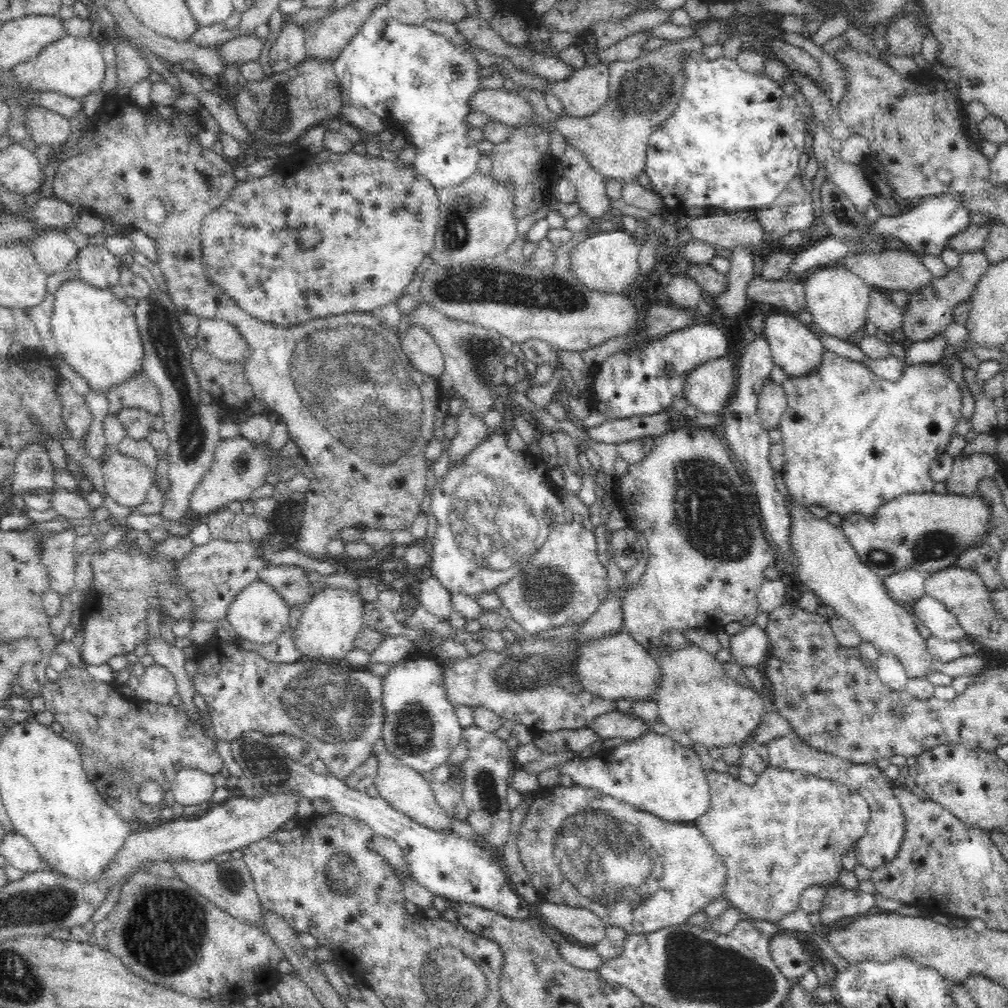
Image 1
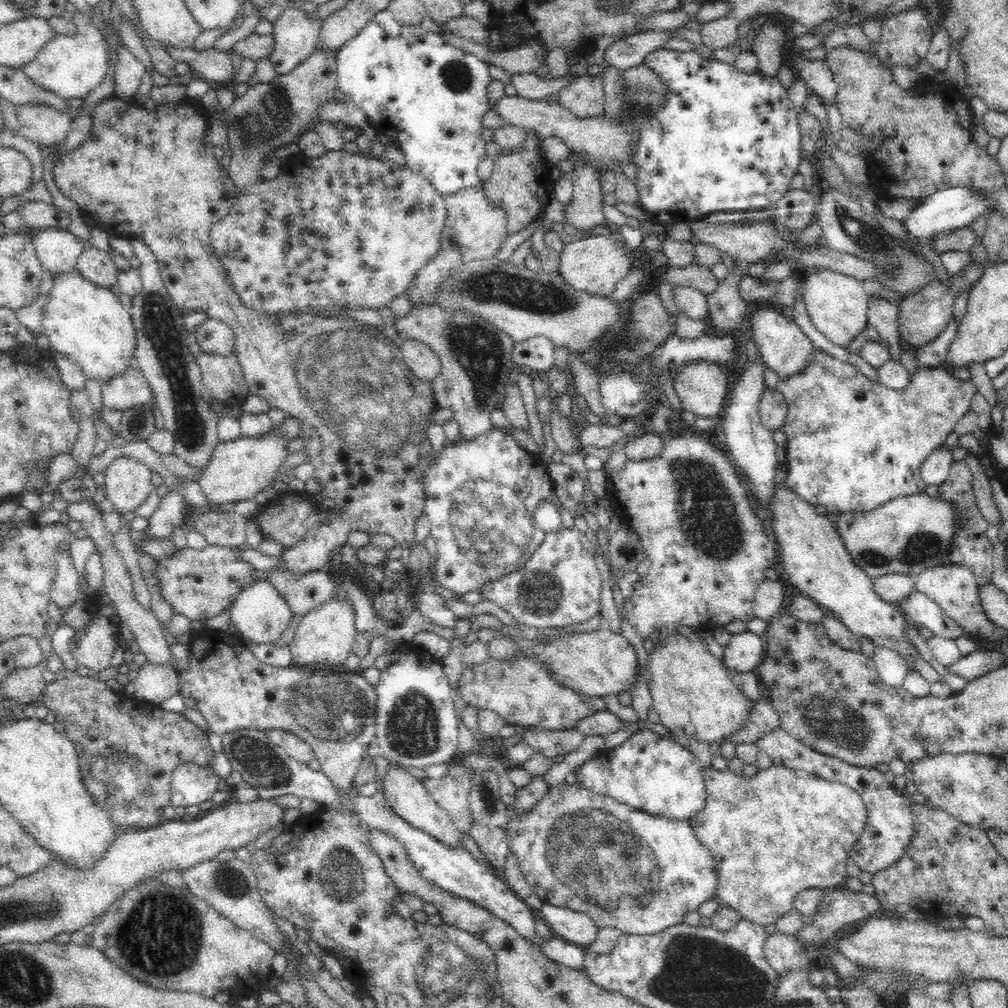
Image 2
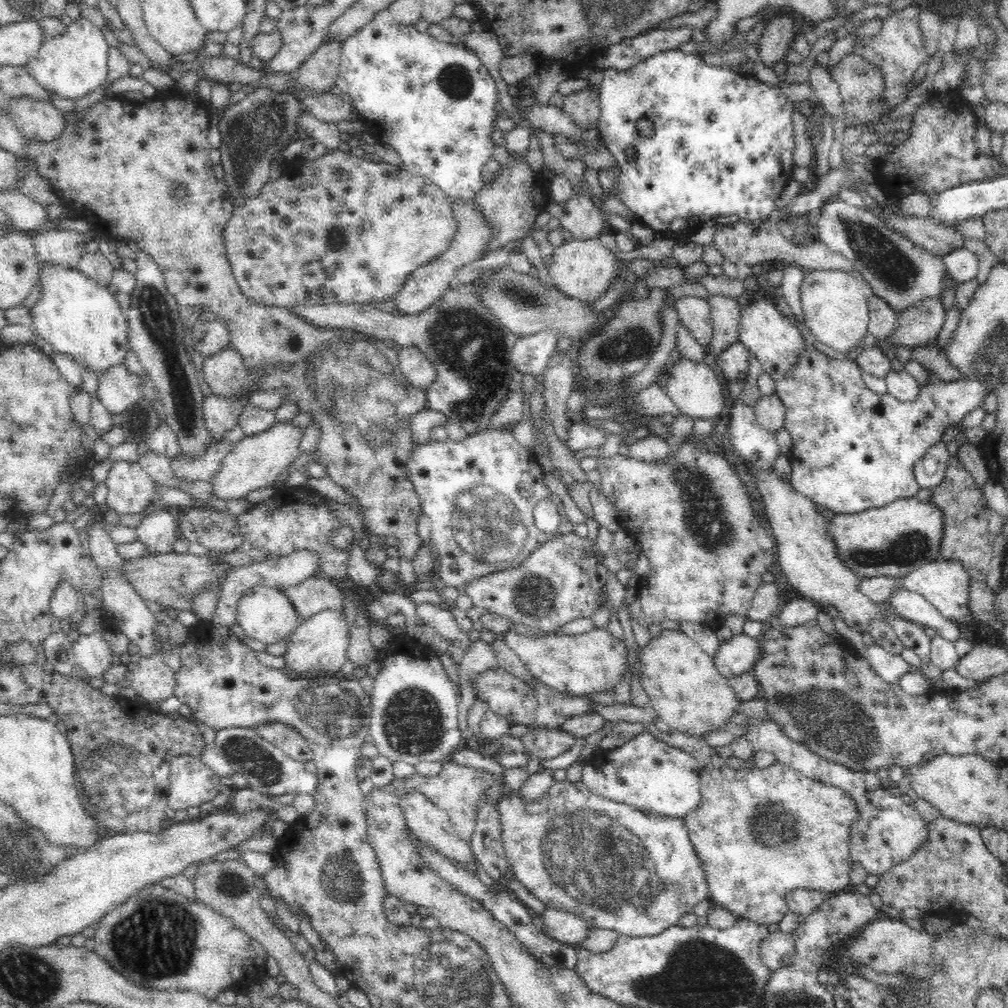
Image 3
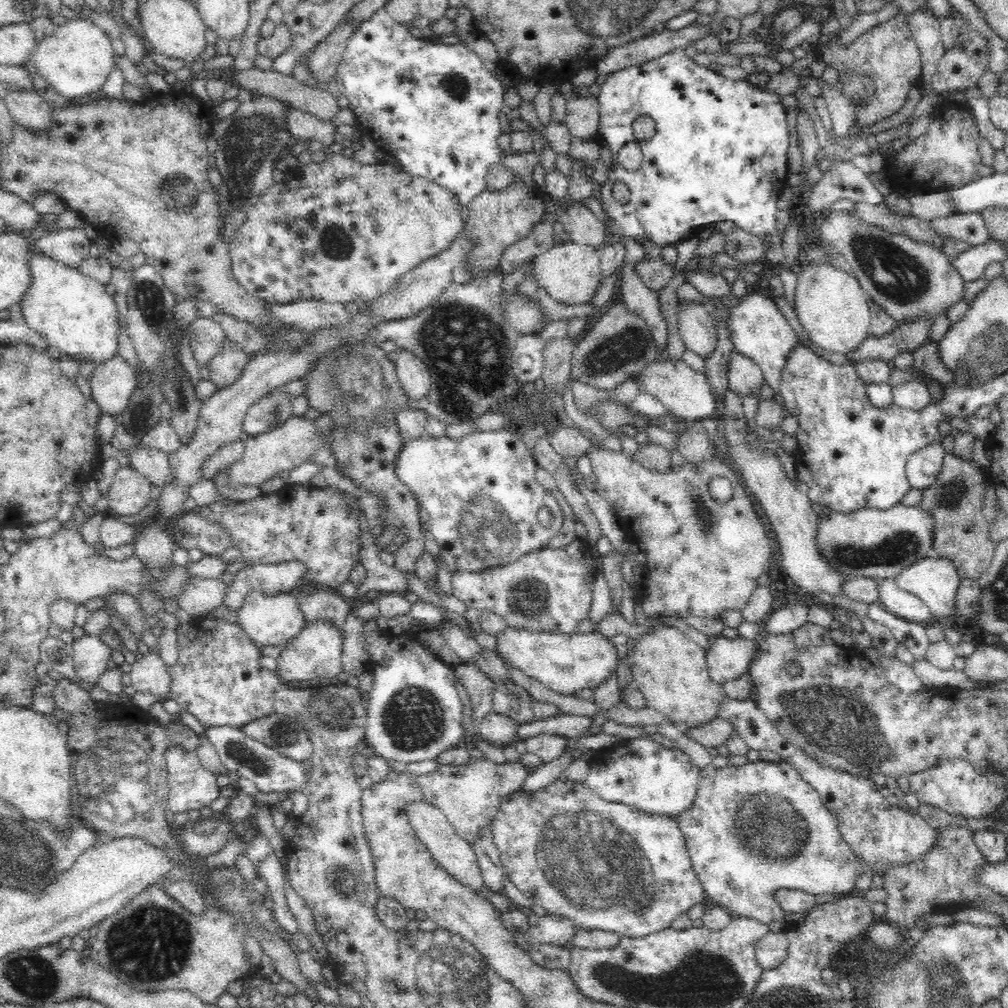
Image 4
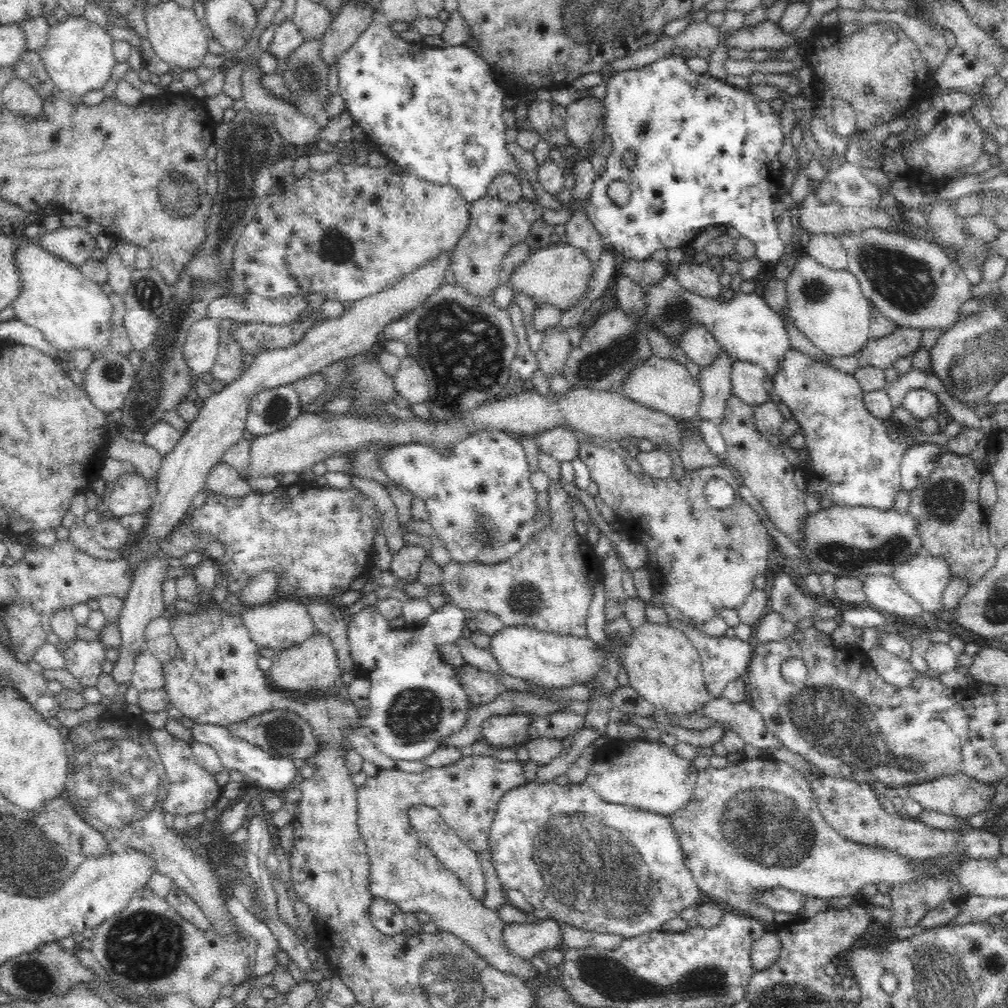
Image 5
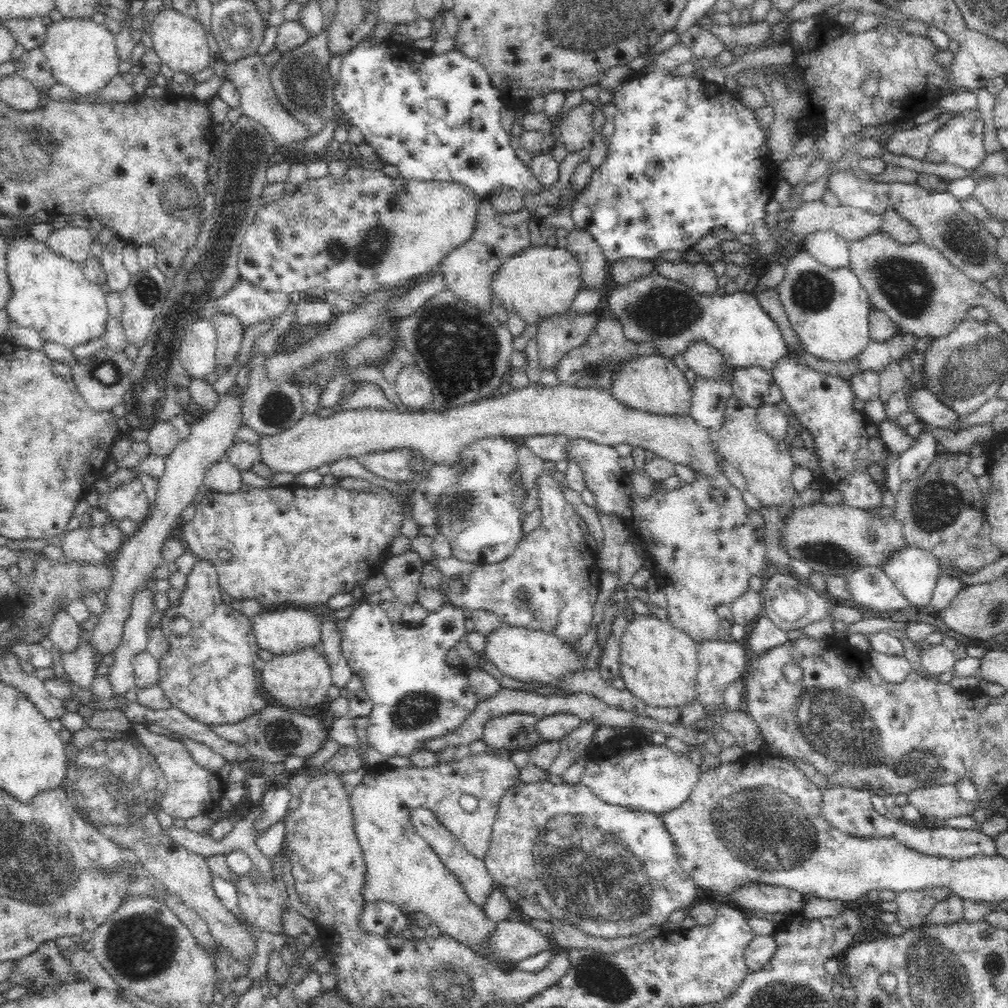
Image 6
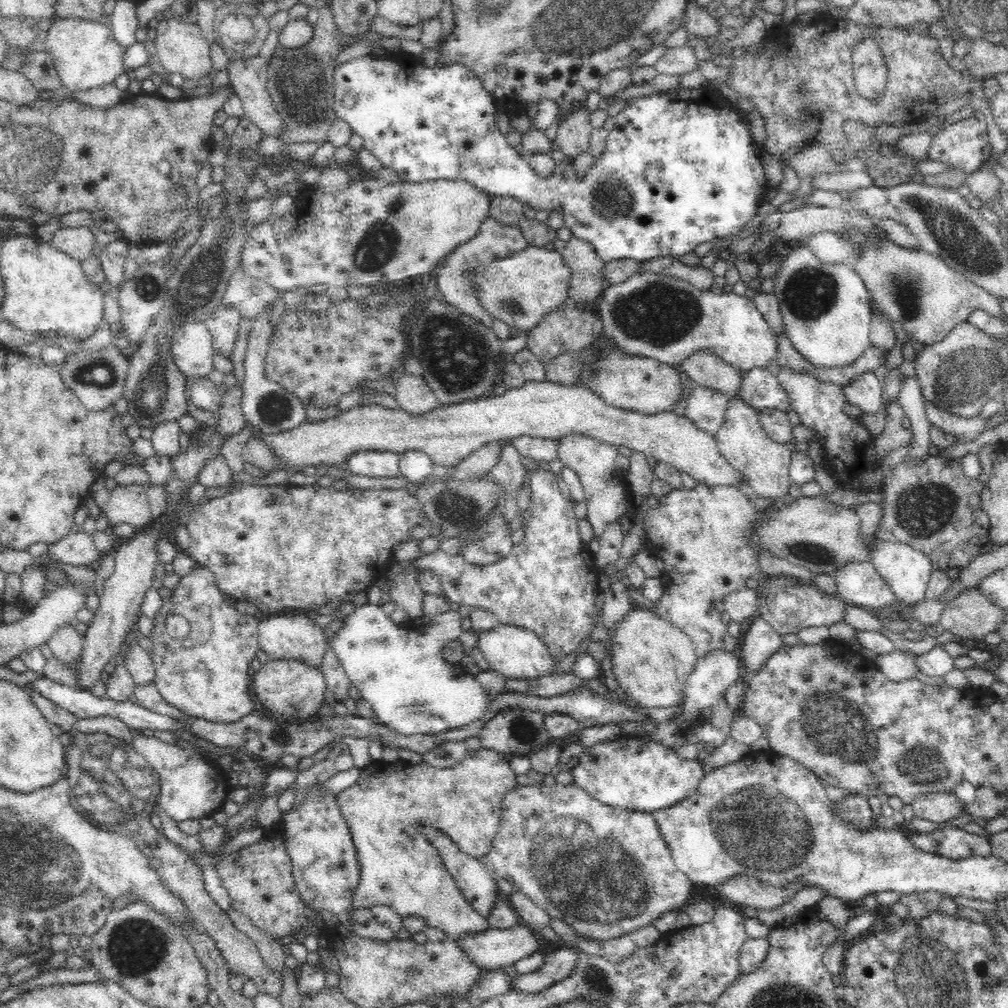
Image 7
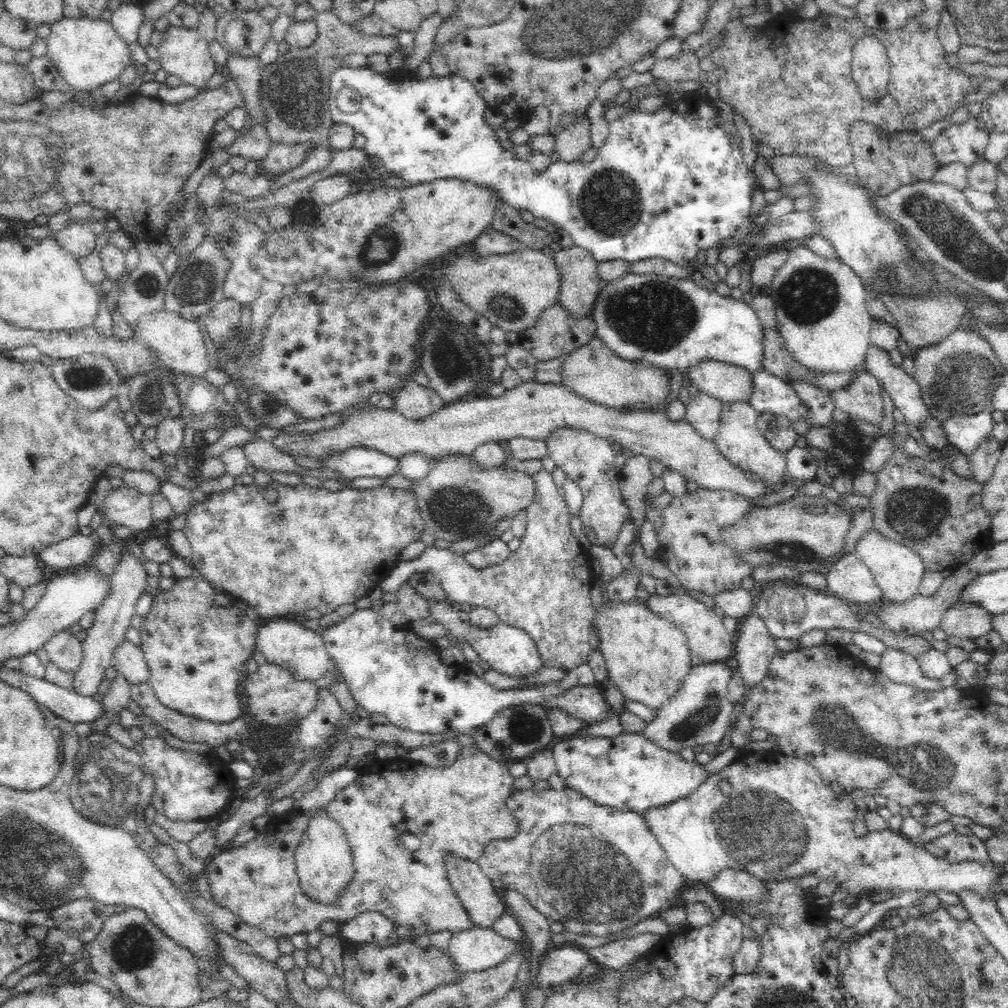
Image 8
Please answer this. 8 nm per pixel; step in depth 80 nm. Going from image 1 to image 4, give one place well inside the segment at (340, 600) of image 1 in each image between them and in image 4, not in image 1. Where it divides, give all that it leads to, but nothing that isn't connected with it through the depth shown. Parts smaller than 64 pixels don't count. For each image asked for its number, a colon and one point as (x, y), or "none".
2: (324, 637)
3: (318, 647)
4: (314, 653)

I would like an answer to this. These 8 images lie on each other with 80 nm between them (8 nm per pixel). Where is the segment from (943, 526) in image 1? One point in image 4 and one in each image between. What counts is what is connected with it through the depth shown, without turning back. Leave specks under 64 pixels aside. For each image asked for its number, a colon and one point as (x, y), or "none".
2: (905, 535)
3: (897, 538)
4: (874, 543)

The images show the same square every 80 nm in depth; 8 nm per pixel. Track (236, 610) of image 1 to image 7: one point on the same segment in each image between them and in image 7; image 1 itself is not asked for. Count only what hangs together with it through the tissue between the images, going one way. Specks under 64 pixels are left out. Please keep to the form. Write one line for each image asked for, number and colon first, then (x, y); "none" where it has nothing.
2: (261, 614)
3: (266, 616)
4: (271, 619)
5: (278, 625)
6: (288, 630)
7: (293, 635)

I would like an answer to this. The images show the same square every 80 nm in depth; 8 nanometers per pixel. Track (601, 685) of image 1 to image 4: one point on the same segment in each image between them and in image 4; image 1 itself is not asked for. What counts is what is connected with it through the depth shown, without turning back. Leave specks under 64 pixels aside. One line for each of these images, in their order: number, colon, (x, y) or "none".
2: (599, 663)
3: (592, 662)
4: (566, 663)

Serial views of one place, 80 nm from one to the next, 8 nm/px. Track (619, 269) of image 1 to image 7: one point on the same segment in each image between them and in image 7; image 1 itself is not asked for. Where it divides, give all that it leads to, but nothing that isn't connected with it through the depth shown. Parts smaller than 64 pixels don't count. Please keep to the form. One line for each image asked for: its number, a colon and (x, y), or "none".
2: (593, 265)
3: (581, 268)
4: (570, 272)
5: (558, 274)
6: (537, 282)
7: (519, 290)

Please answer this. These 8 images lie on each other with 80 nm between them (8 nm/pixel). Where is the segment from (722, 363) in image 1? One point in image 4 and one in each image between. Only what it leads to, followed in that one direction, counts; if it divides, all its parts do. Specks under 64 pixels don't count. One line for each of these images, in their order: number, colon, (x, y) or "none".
2: (702, 386)
3: (694, 388)
4: (685, 393)

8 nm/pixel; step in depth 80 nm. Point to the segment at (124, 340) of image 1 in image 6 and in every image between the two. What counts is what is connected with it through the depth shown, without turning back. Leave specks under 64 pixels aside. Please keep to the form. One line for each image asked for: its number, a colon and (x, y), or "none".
2: (87, 323)
3: (76, 315)
4: (73, 312)
5: (73, 313)
6: (50, 294)

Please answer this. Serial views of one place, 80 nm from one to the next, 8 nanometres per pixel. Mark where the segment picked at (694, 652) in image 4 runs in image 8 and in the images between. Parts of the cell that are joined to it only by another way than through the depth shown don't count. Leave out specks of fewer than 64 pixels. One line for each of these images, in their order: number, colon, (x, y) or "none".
5: (664, 667)
6: (659, 664)
7: (652, 660)
8: (647, 658)

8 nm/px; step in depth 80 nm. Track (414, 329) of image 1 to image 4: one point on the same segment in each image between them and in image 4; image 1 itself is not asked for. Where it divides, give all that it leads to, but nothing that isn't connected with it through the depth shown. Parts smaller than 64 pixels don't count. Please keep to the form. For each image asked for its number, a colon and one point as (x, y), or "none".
2: (422, 361)
3: (418, 368)
4: (414, 376)

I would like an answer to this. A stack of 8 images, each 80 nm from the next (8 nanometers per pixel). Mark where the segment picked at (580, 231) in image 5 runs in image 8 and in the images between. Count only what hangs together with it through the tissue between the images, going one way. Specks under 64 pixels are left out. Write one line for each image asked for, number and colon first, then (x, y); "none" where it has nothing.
6: (594, 265)
7: (586, 285)
8: (580, 285)

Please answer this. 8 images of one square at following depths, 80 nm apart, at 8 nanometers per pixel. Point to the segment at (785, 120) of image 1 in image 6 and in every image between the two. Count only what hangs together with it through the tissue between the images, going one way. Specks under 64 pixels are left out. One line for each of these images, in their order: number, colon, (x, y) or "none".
2: (724, 141)
3: (723, 145)
4: (719, 153)
5: (709, 154)
6: (686, 156)

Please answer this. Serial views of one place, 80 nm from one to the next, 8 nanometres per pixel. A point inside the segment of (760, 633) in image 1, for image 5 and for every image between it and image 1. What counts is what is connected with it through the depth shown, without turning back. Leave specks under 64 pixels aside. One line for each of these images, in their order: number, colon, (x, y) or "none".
2: (744, 651)
3: (739, 654)
4: (727, 659)
5: (724, 659)

